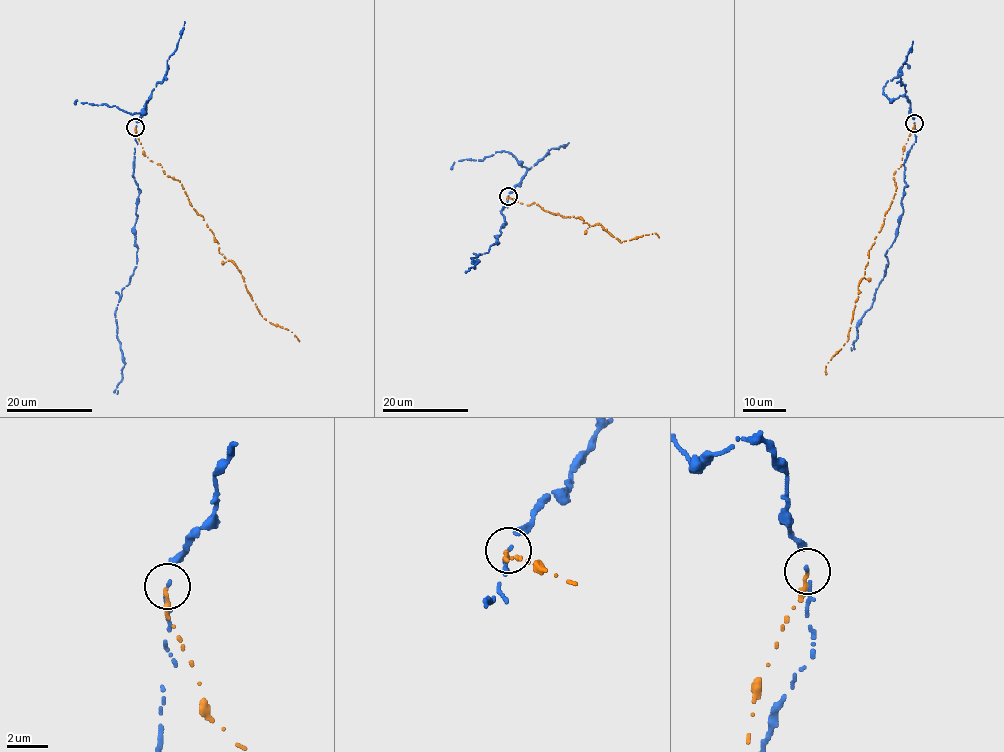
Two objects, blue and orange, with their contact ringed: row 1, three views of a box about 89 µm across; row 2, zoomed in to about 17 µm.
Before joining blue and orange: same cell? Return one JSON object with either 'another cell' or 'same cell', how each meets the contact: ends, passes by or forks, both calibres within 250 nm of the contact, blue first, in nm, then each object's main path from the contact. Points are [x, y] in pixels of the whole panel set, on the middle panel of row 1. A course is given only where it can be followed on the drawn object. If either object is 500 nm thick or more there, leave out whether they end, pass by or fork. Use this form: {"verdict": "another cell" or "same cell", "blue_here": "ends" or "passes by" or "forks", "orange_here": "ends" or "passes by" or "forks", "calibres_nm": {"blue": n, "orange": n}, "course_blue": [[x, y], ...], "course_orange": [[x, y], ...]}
{"verdict": "another cell", "blue_here": "passes by", "orange_here": "ends", "calibres_nm": {"blue": 110, "orange": 180}, "course_blue": [[508, 196], [498, 244], [472, 258], [471, 263], [479, 261], [466, 272], [469, 268]], "course_orange": [[508, 196], [560, 216], [580, 217], [589, 225], [600, 224], [621, 242], [655, 233], [658, 237]]}

